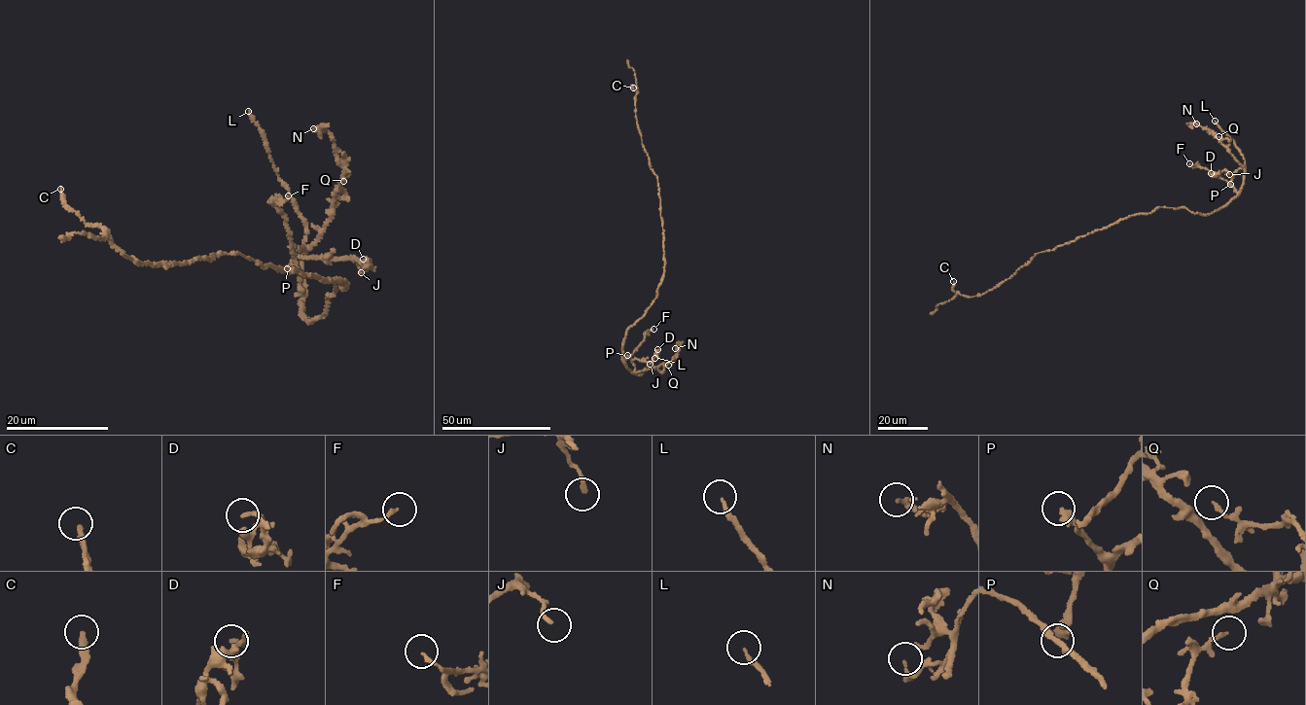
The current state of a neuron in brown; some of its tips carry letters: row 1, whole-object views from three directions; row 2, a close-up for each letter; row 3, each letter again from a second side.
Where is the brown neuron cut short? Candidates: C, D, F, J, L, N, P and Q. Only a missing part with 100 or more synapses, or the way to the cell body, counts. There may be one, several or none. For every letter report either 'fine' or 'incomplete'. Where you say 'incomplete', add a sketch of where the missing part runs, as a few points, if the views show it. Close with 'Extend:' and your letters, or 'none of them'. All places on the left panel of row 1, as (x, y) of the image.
C: incomplete
D: fine
F: fine
J: fine
L: fine
N: fine
P: fine
Q: fine
Extend: C

